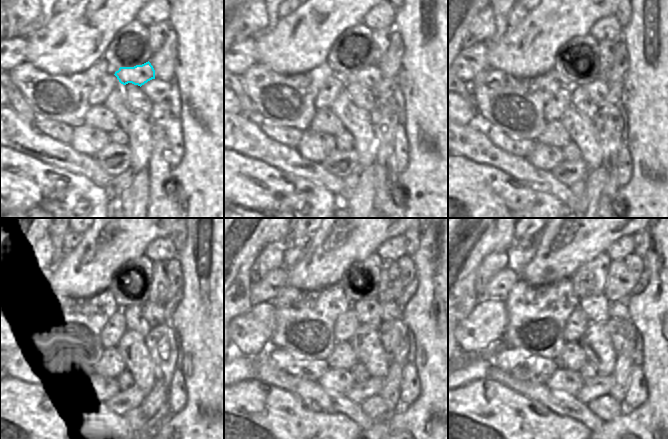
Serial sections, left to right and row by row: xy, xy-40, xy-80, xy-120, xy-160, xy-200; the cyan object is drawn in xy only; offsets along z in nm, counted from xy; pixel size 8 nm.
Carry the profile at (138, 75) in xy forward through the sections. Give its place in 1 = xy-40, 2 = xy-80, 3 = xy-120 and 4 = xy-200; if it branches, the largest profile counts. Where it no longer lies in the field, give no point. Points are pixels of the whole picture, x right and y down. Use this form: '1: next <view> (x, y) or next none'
1: next xy-40 (369, 76)
2: next xy-80 (598, 90)
3: next xy-120 (153, 313)
4: next xy-200 (618, 310)

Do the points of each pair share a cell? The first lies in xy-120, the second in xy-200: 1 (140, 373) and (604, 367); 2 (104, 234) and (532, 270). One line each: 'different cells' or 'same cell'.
1: same cell
2: same cell

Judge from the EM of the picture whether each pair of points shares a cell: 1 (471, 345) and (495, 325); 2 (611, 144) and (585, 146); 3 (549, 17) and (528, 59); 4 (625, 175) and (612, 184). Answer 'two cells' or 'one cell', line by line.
1: one cell
2: two cells
3: one cell
4: two cells

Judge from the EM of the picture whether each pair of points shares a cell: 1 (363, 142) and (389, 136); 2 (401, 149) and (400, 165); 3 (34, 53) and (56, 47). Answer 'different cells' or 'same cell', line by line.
1: different cells
2: same cell
3: same cell

